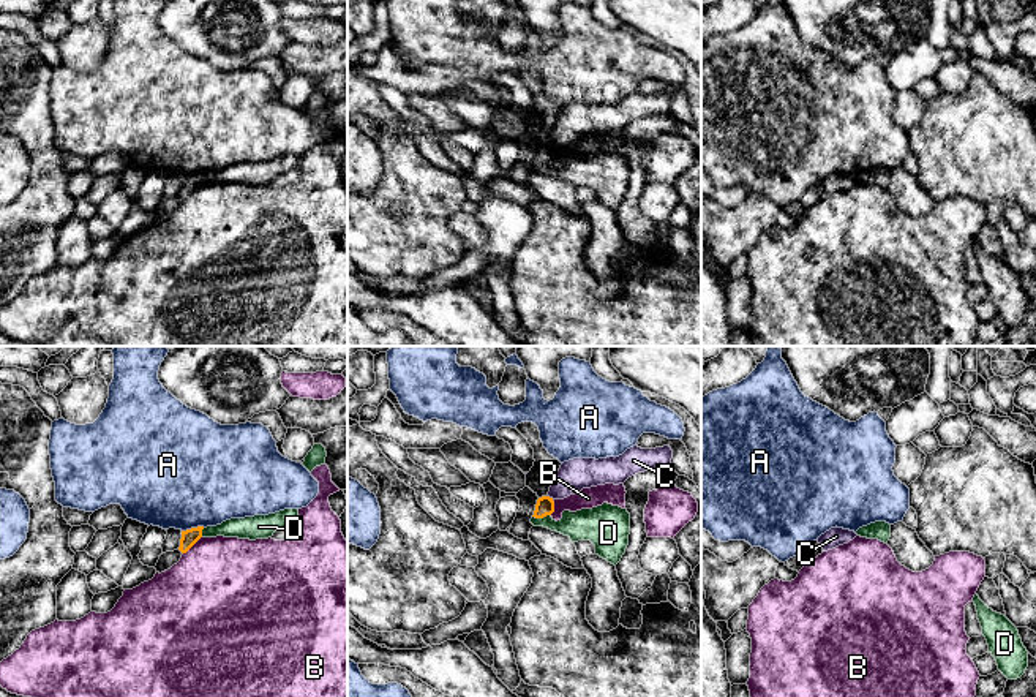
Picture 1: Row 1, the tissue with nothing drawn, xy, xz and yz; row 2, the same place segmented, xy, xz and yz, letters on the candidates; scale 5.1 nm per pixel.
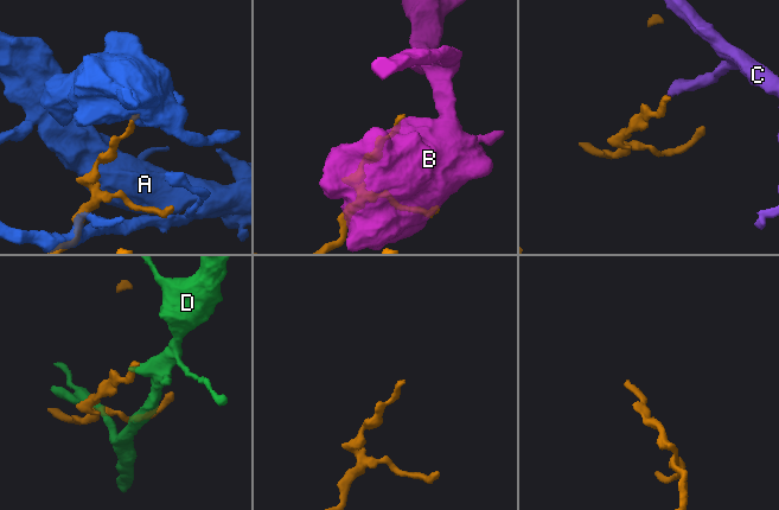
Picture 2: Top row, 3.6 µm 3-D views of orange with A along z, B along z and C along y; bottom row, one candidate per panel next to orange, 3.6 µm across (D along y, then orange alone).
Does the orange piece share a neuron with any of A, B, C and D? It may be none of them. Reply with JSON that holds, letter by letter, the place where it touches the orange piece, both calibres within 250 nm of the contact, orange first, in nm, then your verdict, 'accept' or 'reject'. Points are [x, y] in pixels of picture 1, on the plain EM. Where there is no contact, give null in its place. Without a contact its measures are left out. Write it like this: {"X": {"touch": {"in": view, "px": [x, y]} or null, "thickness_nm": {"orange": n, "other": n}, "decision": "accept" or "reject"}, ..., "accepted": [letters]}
{"A": {"touch": {"in": "xy", "px": [193, 174]}, "thickness_nm": {"orange": 80, "other": 480}, "decision": "reject"}, "B": {"touch": {"in": "xy", "px": [191, 192]}, "thickness_nm": {"orange": 80, "other": 480}, "decision": "reject"}, "C": {"touch": {"in": "xz", "px": [551, 144]}, "thickness_nm": {"orange": 100, "other": 160}, "decision": "reject"}, "D": {"touch": {"in": "xz", "px": [540, 163]}, "thickness_nm": {"orange": 100, "other": 160}, "decision": "reject"}, "accepted": []}

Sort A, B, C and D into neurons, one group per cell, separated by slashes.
A / B / C / D

